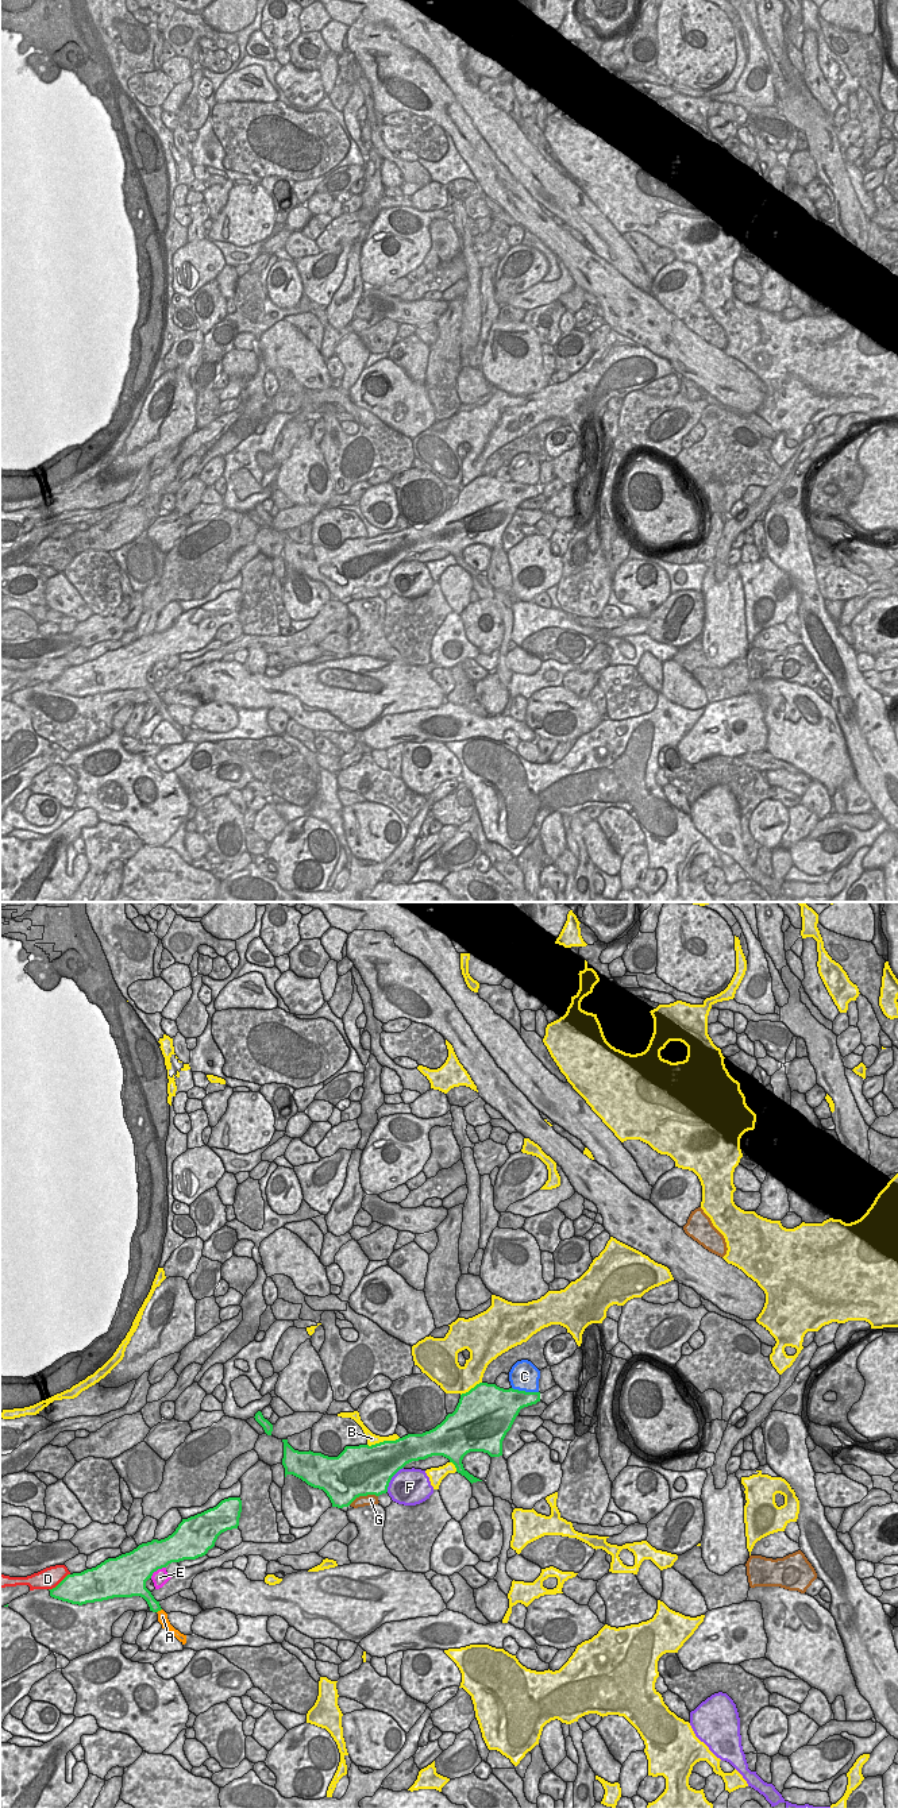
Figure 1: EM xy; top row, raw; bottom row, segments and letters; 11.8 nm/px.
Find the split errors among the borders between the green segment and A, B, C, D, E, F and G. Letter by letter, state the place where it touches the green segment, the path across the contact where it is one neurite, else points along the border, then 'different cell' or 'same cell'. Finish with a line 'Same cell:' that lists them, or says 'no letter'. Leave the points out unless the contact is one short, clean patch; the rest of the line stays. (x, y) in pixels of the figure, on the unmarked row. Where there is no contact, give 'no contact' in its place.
A: contact xy (158, 702); border xy (161, 701), (157, 705); different cell
B: contact xy (384, 534); different cell
C: contact xy (524, 484); different cell
D: contact xy (60, 675); different cell
E: contact xy (157, 662); border xy (165, 659), (155, 663), (150, 670); different cell
F: contact xy (390, 571); different cell
G: contact xy (362, 588); different cell
Same cell: no letter

